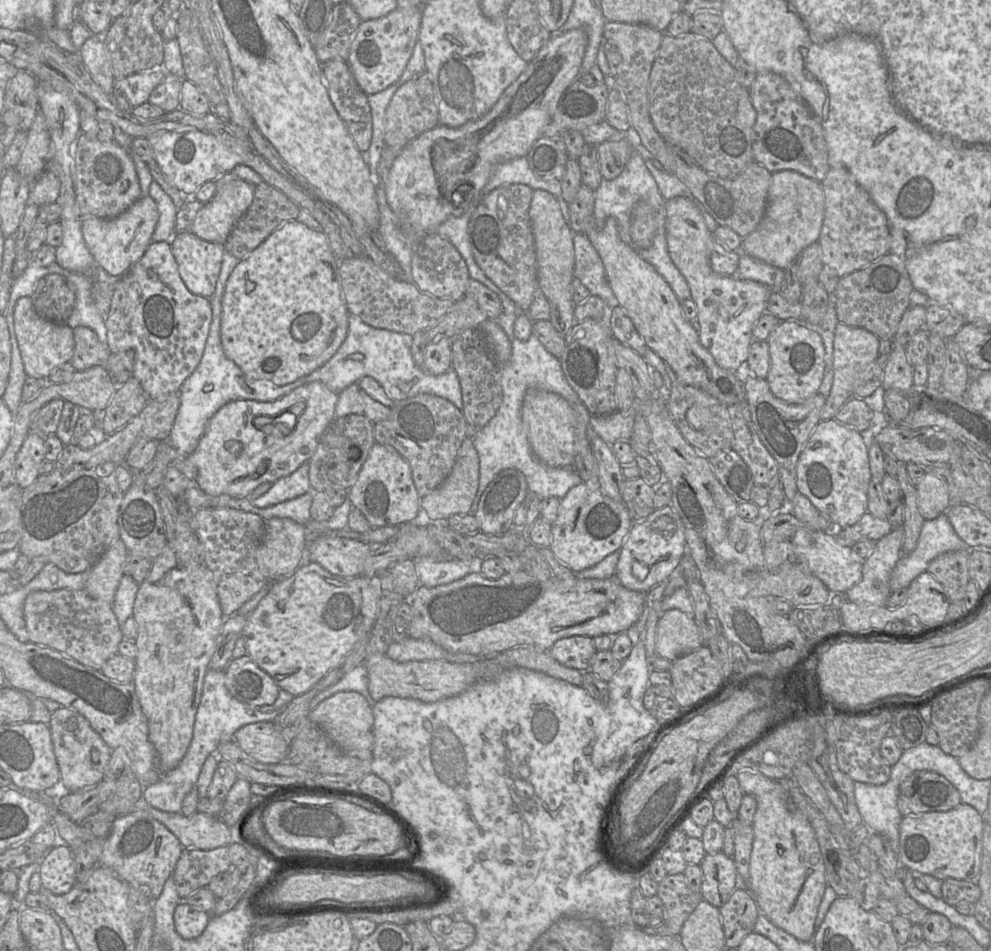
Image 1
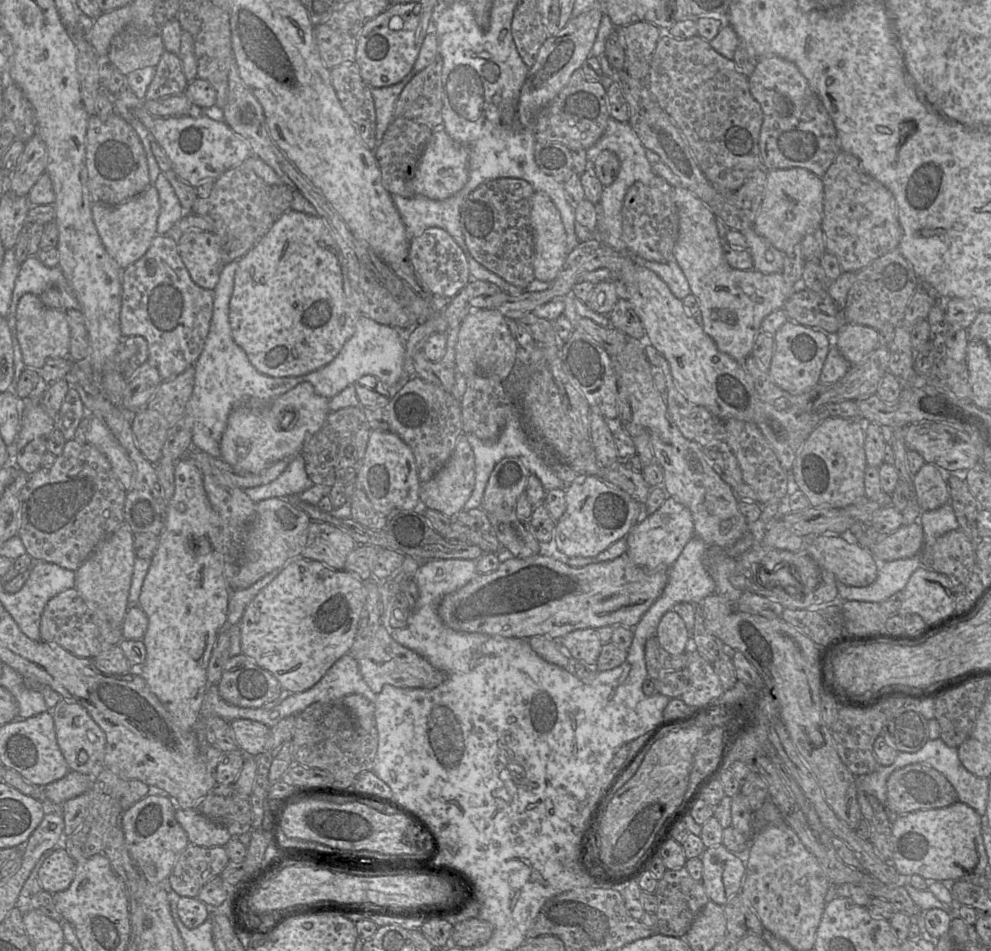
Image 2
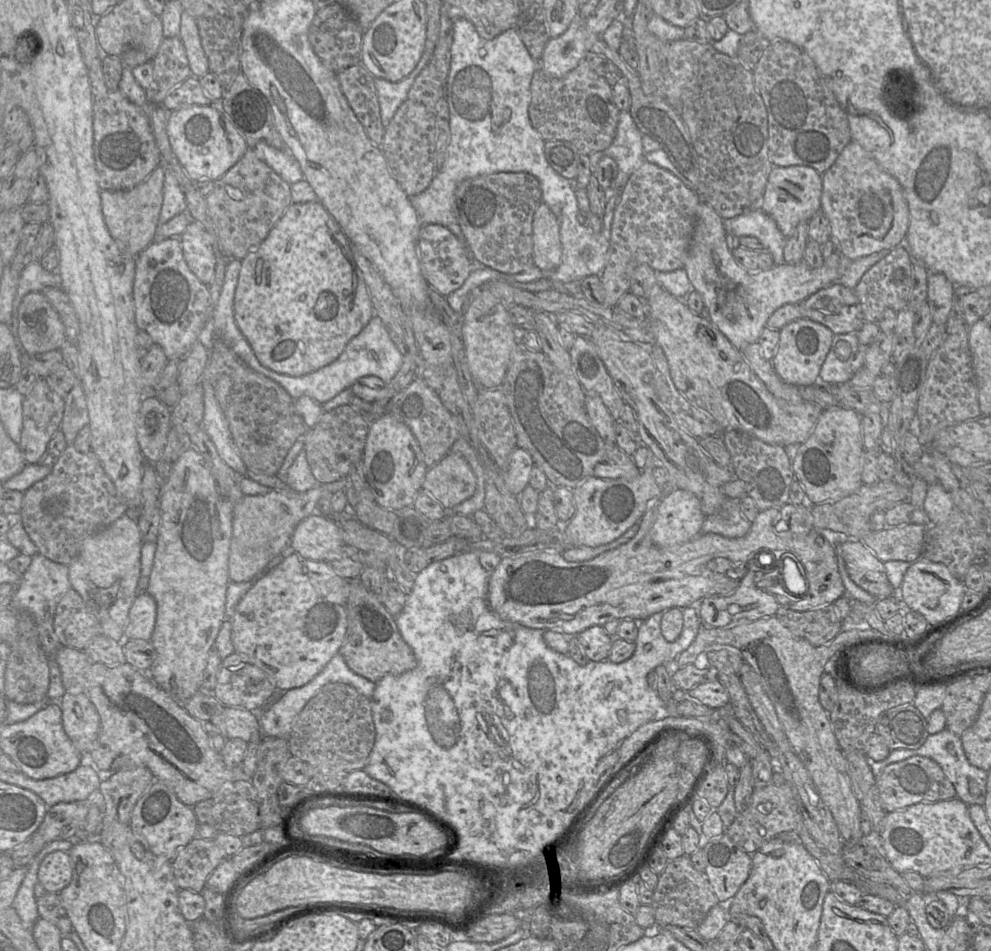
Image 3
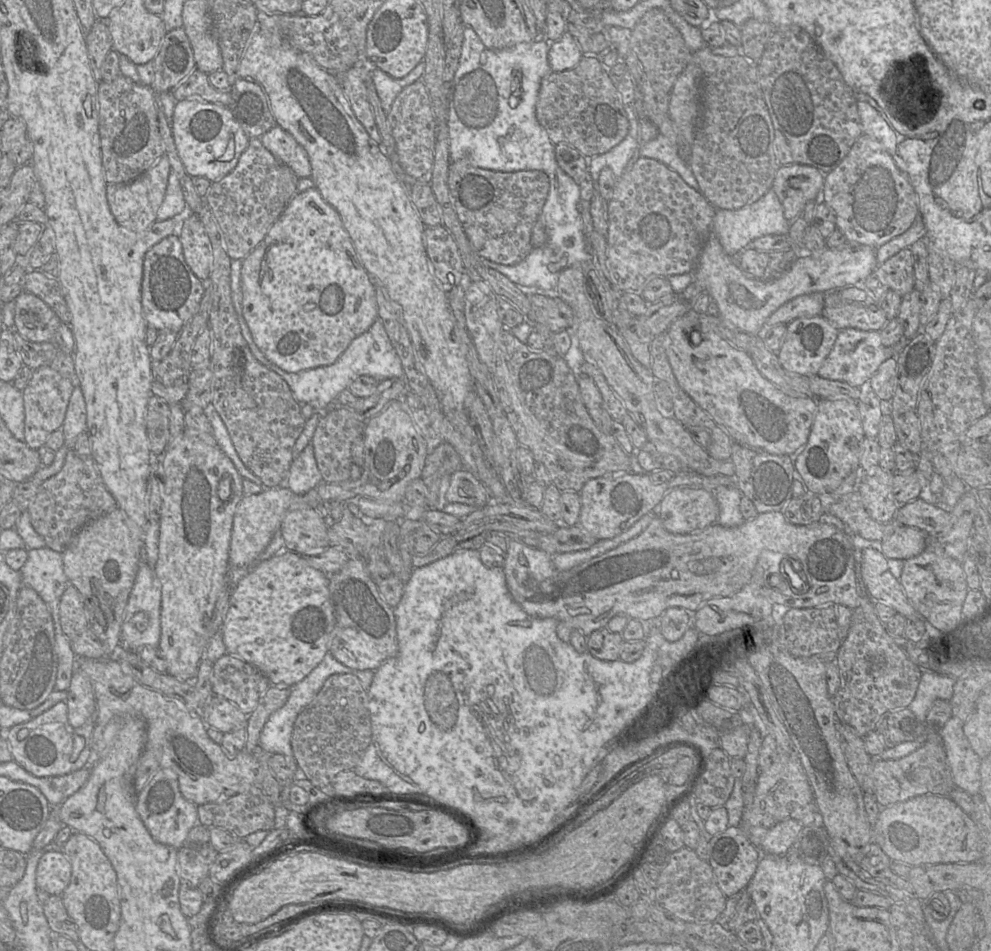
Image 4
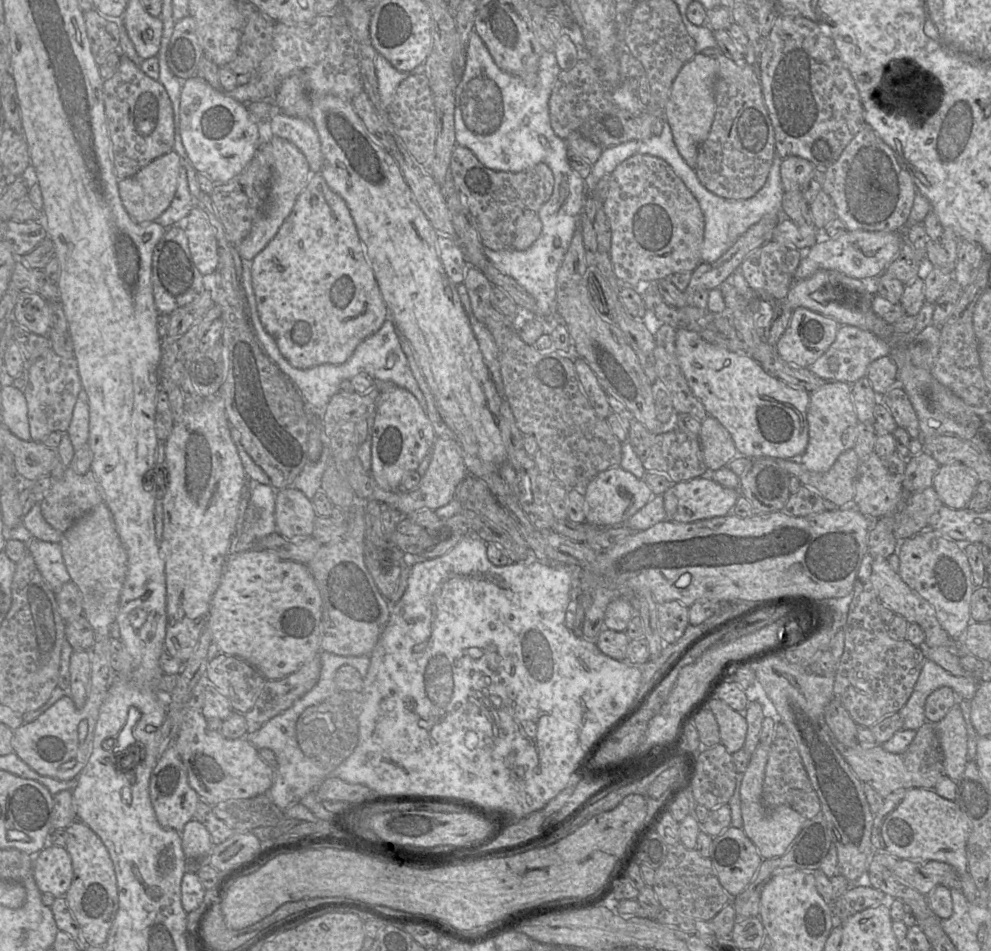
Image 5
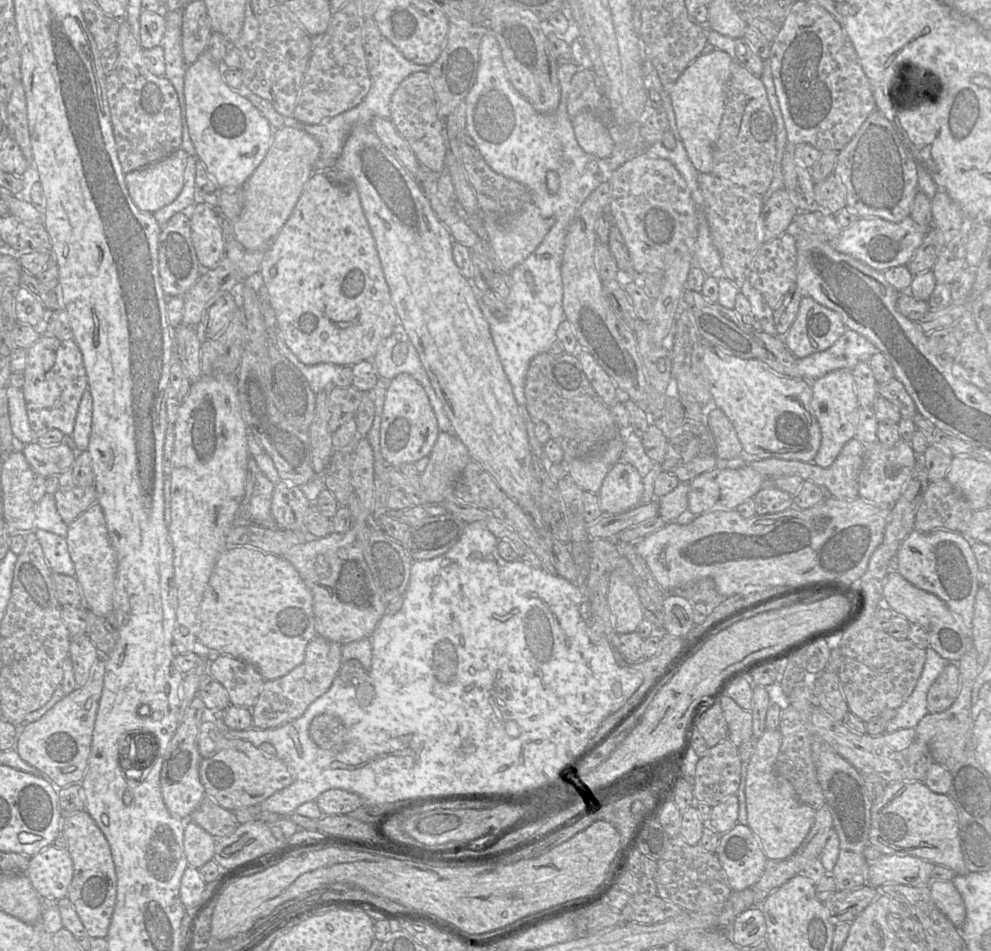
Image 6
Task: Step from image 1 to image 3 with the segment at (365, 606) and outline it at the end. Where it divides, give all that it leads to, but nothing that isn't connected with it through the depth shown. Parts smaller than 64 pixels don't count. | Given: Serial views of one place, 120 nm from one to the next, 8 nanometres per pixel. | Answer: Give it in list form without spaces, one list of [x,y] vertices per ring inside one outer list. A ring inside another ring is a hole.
[[[297,553],[290,554],[279,565],[277,565],[275,568],[273,568],[263,578],[261,578],[243,596],[243,598],[239,601],[239,603],[236,606],[236,610],[235,610],[235,613],[234,613],[233,617],[225,618],[225,619],[230,619],[230,622],[231,622],[231,625],[232,625],[231,639],[232,639],[232,643],[233,643],[235,652],[245,656],[249,660],[249,662],[253,663],[254,665],[256,665],[257,667],[262,669],[271,679],[273,679],[273,681],[275,683],[275,686],[277,687],[278,691],[288,691],[290,689],[299,688],[299,687],[302,687],[302,686],[306,685],[326,666],[326,664],[330,661],[330,659],[335,654],[338,653],[338,651],[339,651],[339,649],[340,649],[340,647],[341,647],[341,645],[343,643],[344,636],[345,636],[345,633],[346,633],[345,602],[346,602],[346,598],[347,598],[347,595],[348,595],[348,584],[349,584],[349,581],[347,581],[347,580],[341,578],[340,576],[338,576],[329,563],[327,563],[325,561],[314,561],[314,560],[310,560],[310,559],[305,559],[305,558],[299,556]]]

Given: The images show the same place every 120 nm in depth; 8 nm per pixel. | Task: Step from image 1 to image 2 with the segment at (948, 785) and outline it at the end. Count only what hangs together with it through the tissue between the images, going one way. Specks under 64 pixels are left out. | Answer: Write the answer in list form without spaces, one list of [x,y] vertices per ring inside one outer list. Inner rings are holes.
[[[914,763],[892,772],[887,779],[886,809],[898,816],[922,809],[946,807],[958,801],[957,793],[946,777],[933,767]]]

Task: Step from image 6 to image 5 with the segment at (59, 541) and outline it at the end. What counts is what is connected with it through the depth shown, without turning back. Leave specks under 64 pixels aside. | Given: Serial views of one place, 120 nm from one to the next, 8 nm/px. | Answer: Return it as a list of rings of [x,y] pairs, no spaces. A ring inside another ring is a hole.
[[[31,538],[26,550],[34,559],[37,569],[53,592],[57,593],[63,584],[70,581],[60,543],[51,543]]]

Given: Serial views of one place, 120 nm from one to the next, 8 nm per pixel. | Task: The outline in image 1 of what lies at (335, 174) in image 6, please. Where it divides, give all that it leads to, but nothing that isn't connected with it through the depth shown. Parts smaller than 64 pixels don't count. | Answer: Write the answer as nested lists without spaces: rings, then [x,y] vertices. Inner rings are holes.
[[[291,220],[274,230],[230,274],[222,298],[220,338],[223,351],[248,377],[282,386],[323,366],[344,342],[348,309],[339,266],[322,230],[312,230]]]

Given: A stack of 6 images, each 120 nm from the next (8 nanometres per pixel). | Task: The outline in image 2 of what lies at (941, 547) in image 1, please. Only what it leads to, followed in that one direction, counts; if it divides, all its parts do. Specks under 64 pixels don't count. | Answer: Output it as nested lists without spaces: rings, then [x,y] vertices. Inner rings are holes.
[[[950,502],[935,510],[922,511],[918,522],[923,528],[924,544],[933,544],[943,534],[960,529]],[[920,553],[911,558],[880,563],[876,580],[866,587],[847,586],[837,581],[839,597],[843,601],[882,603],[904,590],[911,575],[921,566]]]

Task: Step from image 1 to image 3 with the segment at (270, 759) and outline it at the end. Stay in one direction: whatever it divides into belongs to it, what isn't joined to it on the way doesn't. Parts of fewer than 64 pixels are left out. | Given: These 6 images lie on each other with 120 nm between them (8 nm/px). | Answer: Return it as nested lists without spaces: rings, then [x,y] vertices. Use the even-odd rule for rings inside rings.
[[[225,708],[226,739],[240,738],[250,742],[262,737],[258,713],[245,708]]]

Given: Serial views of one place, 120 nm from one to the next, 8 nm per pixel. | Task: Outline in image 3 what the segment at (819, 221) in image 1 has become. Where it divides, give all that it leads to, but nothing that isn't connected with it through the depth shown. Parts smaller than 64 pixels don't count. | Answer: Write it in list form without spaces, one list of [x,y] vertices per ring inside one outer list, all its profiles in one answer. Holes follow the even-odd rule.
[[[803,165],[774,166],[758,207],[775,220],[784,237],[788,238],[800,222],[809,222],[817,212],[821,211],[821,194],[822,175],[814,168]]]

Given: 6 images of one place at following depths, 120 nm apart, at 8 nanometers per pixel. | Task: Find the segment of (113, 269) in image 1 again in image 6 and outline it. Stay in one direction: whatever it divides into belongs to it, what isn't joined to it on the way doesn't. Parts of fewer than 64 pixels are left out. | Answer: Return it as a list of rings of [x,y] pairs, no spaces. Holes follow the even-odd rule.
[[[179,148],[162,160],[125,174],[129,195],[139,210],[153,214],[178,197],[188,156]]]

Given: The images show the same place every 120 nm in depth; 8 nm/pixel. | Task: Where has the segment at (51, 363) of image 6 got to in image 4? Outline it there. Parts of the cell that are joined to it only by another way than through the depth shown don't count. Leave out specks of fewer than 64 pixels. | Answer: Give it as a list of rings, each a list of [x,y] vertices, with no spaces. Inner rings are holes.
[[[49,365],[41,366],[33,371],[32,378],[23,391],[25,410],[24,442],[30,448],[38,450],[45,445],[46,440],[53,431],[61,428],[75,385],[78,385],[76,376],[73,380],[68,379]]]

